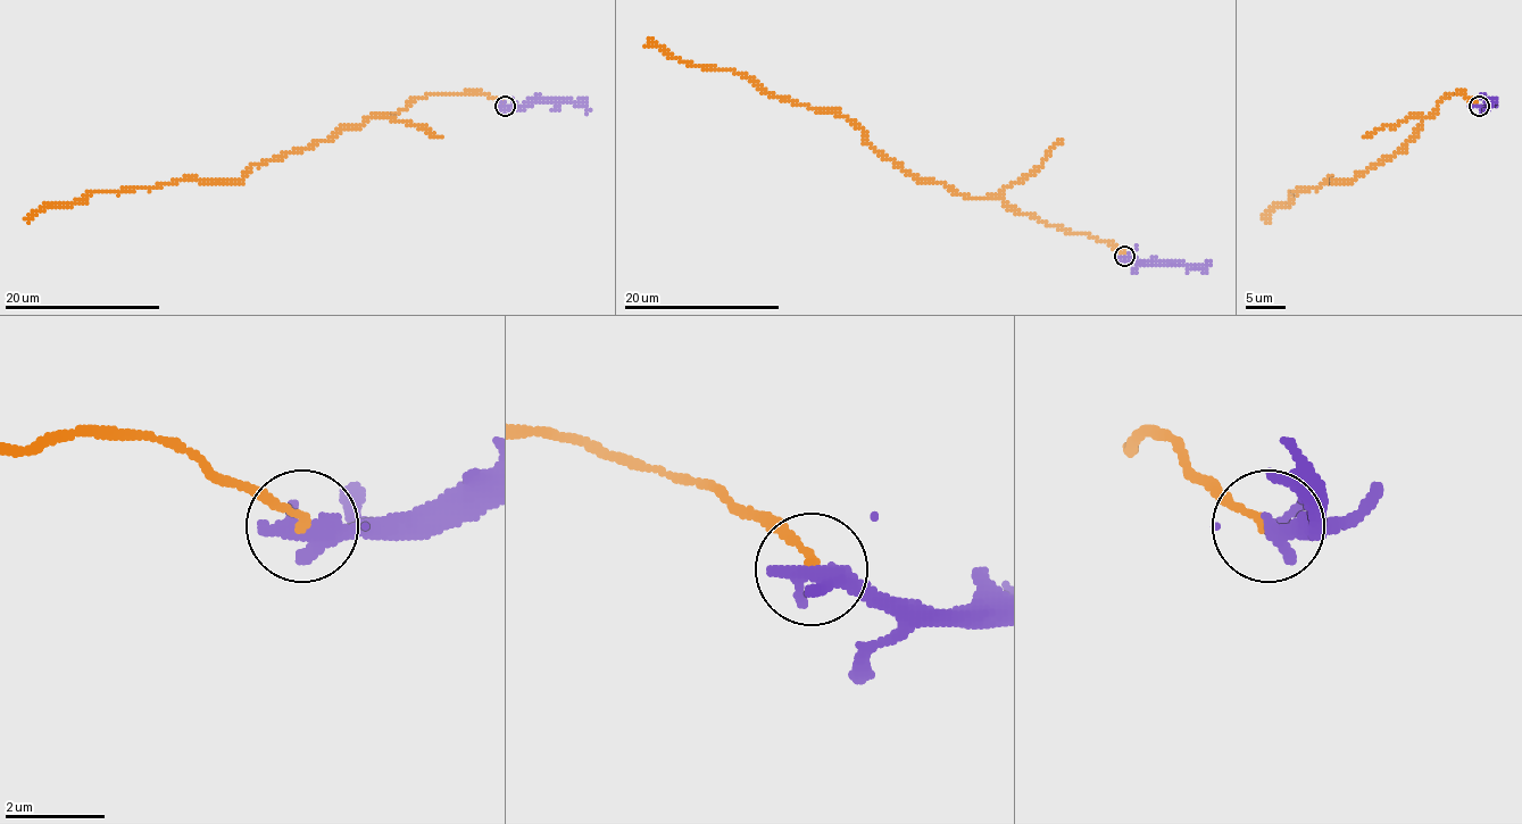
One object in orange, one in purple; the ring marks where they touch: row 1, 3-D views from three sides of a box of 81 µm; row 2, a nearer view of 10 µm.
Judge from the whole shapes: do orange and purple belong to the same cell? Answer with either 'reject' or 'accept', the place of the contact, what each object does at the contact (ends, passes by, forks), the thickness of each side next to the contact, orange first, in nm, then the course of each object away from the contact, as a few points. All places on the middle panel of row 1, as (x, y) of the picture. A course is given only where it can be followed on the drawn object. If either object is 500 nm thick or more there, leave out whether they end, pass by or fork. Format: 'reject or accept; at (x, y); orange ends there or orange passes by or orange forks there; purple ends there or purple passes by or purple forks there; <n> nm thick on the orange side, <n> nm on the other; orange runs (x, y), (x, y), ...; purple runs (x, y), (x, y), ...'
reject; at (1124, 256); 160 nm thick on the orange side, 500 nm on the other; orange runs (1125, 254), (998, 198), (964, 198), (905, 174), (834, 114), (766, 94), (739, 73), (643, 46); purple runs (1125, 256), (1161, 264), (1204, 266), (1207, 261)

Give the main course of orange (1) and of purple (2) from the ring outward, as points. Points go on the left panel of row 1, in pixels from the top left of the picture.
1: (505, 107), (484, 93), (425, 94), (256, 164), (238, 183), (188, 177), (88, 192), (24, 219)
2: (505, 107), (572, 101), (583, 102), (587, 113)

